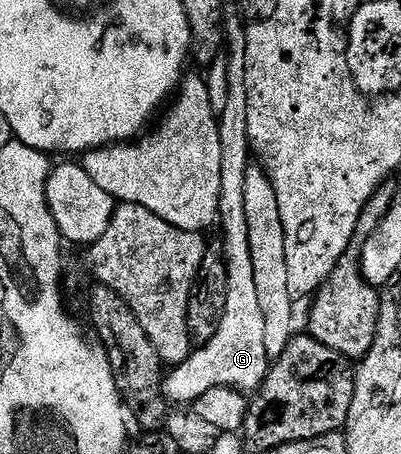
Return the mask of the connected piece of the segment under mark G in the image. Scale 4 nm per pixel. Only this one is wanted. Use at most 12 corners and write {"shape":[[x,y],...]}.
{"shape":[[226,21],[218,114],[226,311],[214,339],[164,379],[169,402],[259,389],[270,368],[246,171],[246,35]]}

